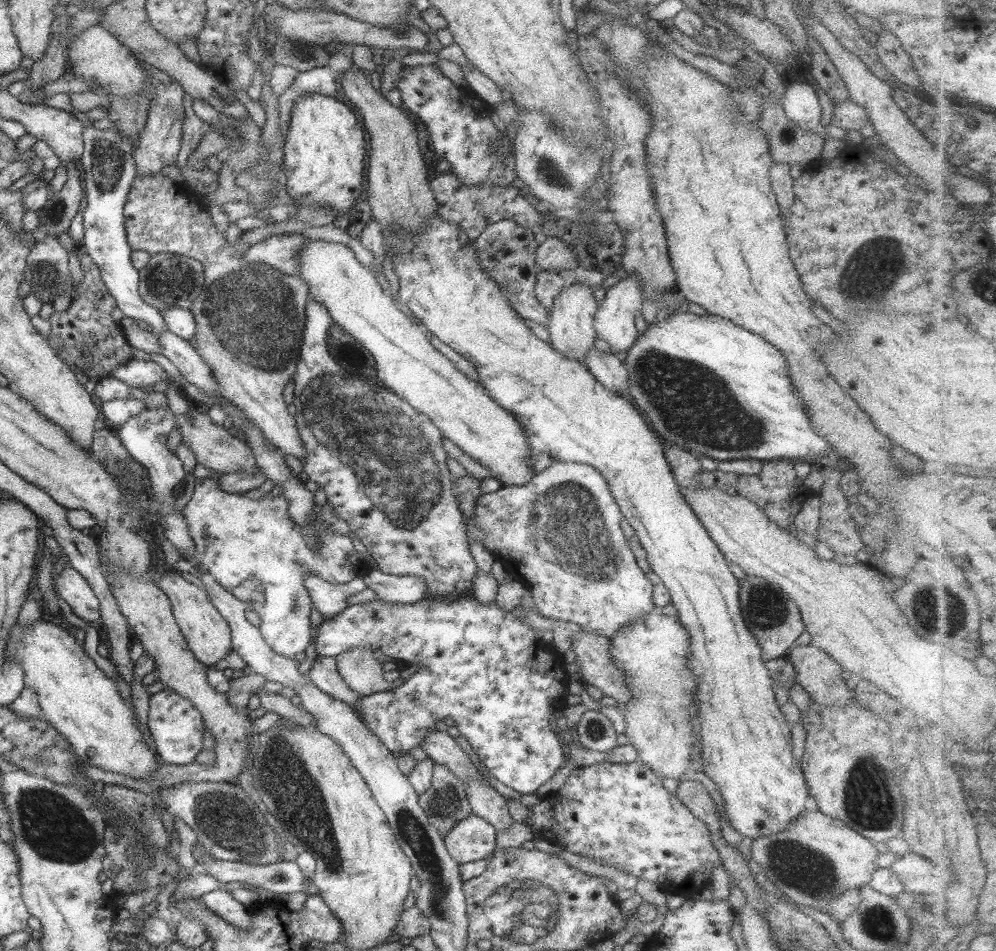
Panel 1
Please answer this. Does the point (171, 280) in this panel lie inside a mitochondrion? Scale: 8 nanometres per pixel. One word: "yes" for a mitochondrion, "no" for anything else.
yes

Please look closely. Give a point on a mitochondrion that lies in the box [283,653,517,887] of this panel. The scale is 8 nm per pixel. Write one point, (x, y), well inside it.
(445, 803)

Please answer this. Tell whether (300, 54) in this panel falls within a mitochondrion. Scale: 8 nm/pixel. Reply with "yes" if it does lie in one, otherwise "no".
yes

